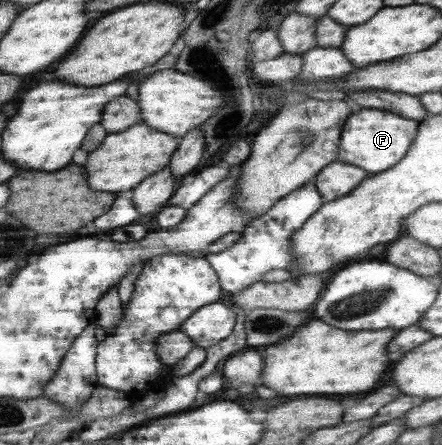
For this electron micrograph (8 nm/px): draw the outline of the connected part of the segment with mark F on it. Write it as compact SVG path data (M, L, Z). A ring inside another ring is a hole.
M363 108L349 116L349 122L345 122L345 128L341 132L341 162L353 162L353 166L360 166L371 175L379 174L393 168L409 150L415 134L417 134L415 120L401 118L397 114L383 110L369 110Z

